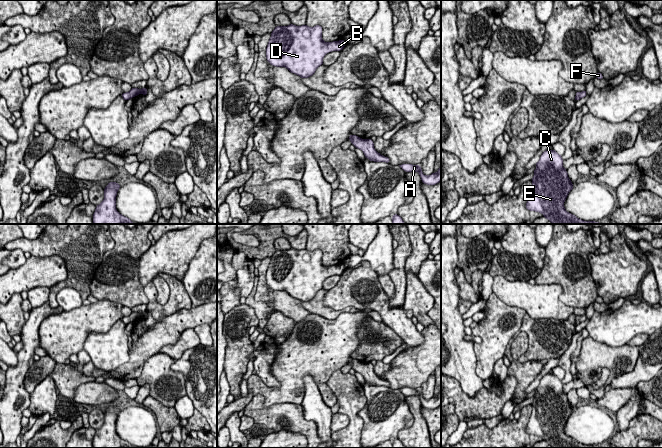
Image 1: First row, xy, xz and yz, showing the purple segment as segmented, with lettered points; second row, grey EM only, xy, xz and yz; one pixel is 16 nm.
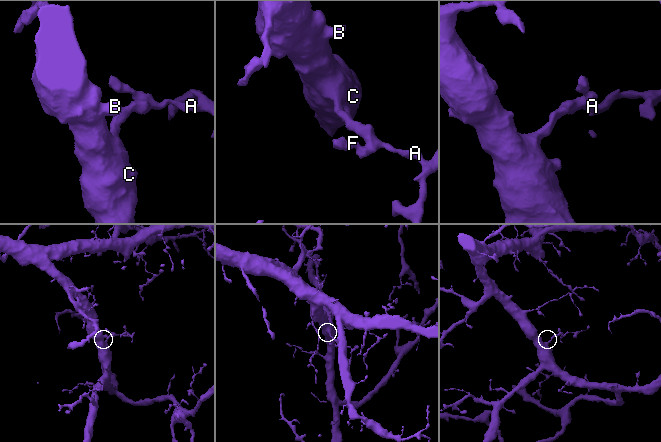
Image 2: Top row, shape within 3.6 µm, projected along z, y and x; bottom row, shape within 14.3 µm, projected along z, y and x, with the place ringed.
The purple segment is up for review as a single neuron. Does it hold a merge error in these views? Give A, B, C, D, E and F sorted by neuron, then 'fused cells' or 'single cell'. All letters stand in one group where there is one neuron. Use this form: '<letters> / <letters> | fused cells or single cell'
A B C D E F | single cell

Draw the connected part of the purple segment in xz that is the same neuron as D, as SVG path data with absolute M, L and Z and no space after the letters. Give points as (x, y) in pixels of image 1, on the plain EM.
M316 249L276 250L266 272L267 285L276 291L285 291L301 302L312 300L323 289L323 281L345 271L344 263L324 266L322 251Z

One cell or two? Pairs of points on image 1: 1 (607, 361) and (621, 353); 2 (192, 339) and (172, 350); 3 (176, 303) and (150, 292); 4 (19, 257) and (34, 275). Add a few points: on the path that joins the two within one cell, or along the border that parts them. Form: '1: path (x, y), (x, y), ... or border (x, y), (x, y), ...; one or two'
1: path (610, 358), (618, 356); one
2: path (187, 340), (177, 349); one
3: path (168, 308), (159, 308), (152, 300); one
4: border (27, 259), (18, 267), (10, 269); two

